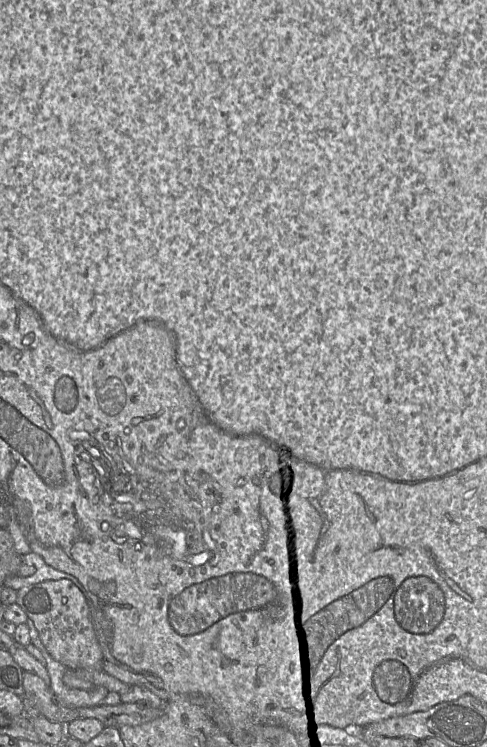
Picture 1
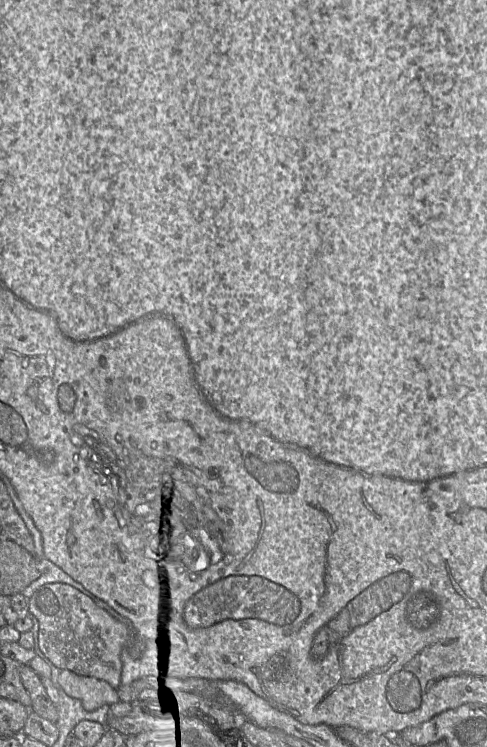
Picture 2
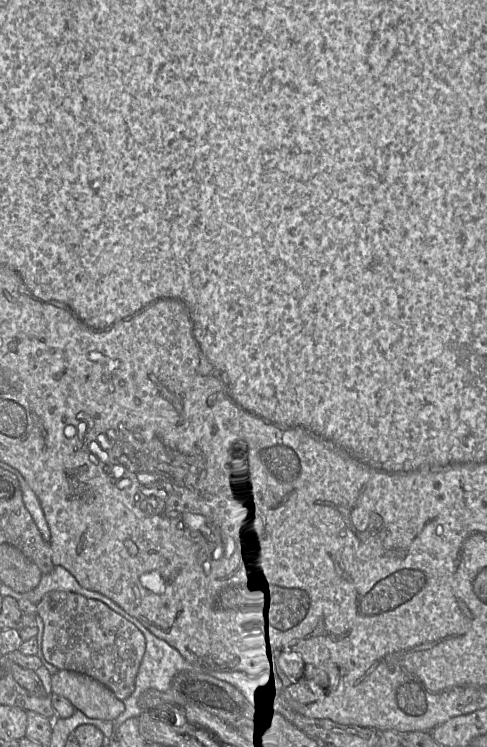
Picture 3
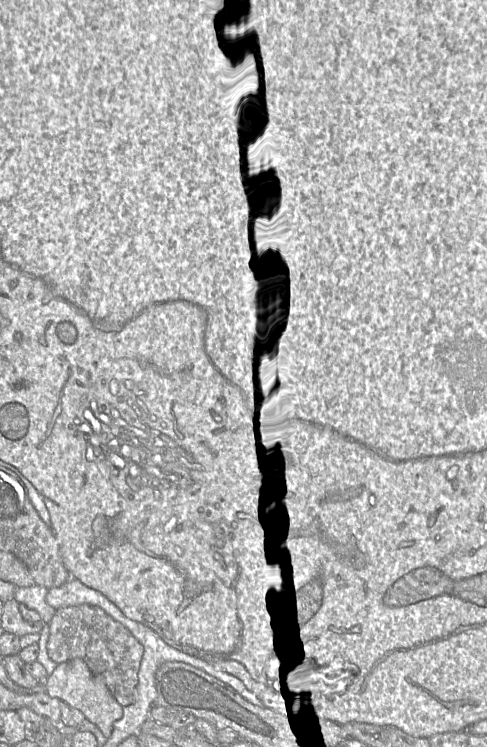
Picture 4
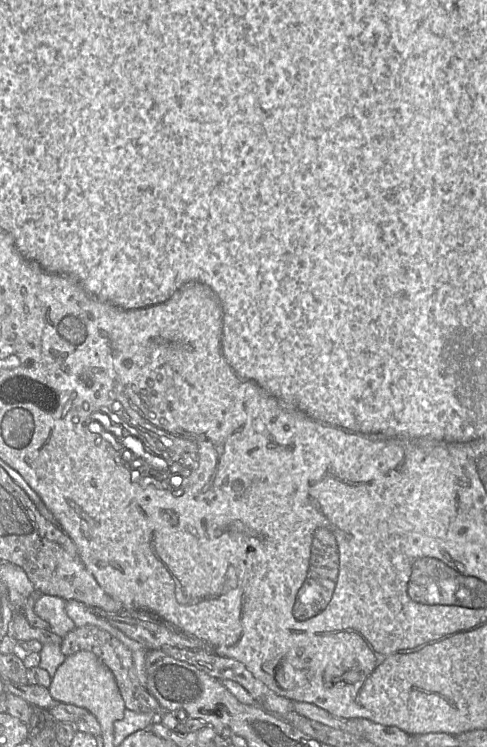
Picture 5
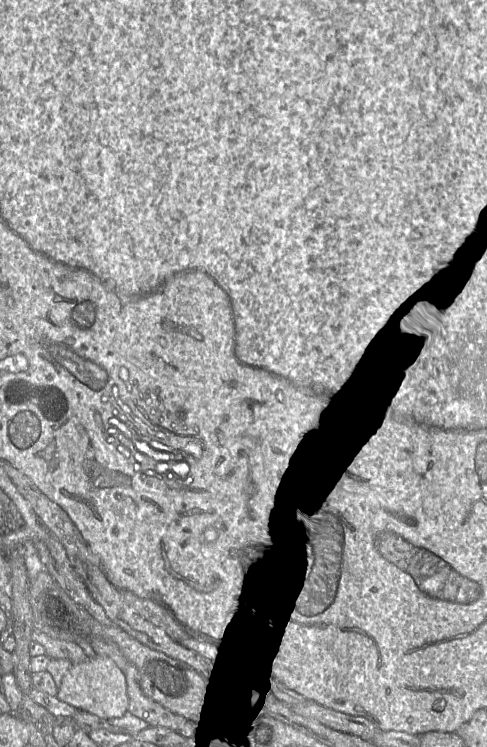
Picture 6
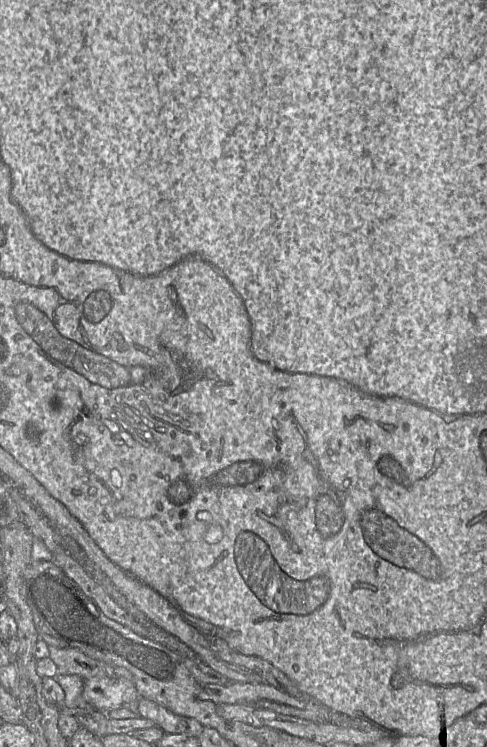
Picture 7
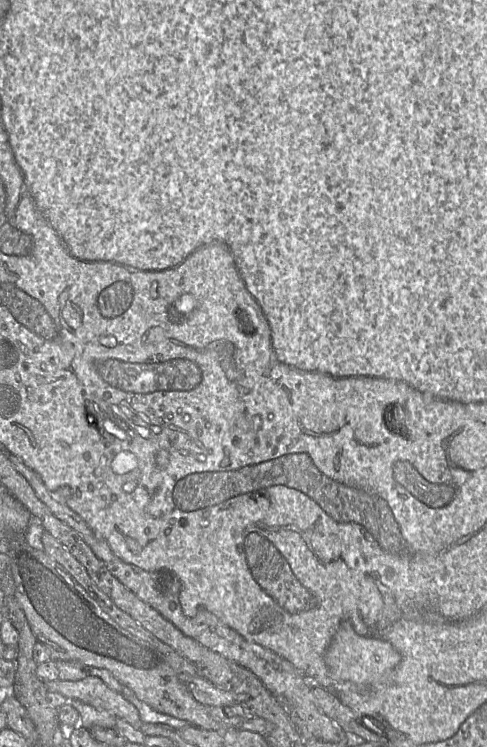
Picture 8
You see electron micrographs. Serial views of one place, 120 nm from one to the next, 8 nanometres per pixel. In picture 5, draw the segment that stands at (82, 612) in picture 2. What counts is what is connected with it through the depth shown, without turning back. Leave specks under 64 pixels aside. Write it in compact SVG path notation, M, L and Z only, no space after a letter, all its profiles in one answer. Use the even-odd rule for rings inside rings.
M93 625L75 627L62 638L60 649L65 656L70 656L80 651L90 651L99 657L112 671L125 707L128 710L136 713L153 713L157 717L163 712L157 699L139 683L131 651L107 631Z

